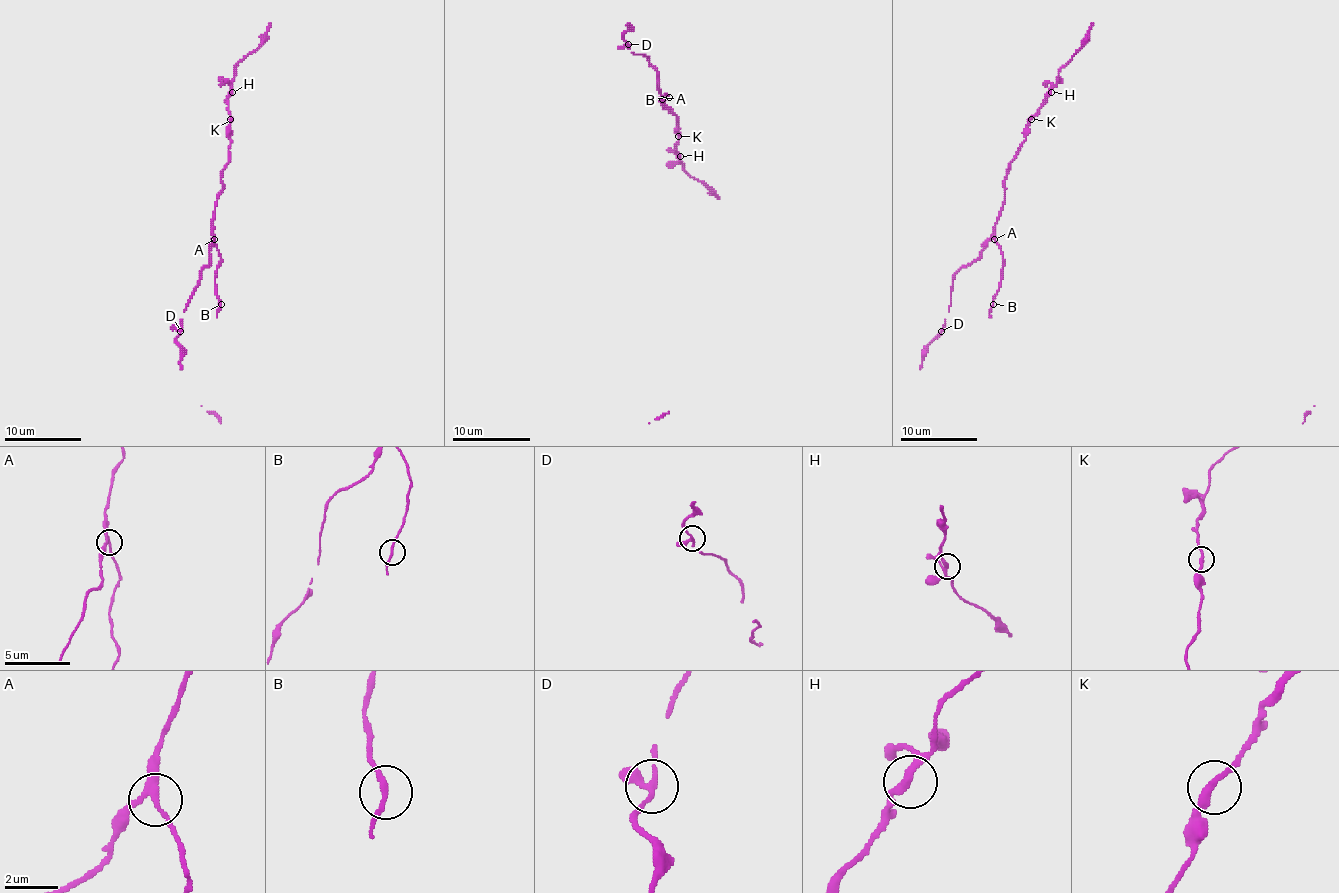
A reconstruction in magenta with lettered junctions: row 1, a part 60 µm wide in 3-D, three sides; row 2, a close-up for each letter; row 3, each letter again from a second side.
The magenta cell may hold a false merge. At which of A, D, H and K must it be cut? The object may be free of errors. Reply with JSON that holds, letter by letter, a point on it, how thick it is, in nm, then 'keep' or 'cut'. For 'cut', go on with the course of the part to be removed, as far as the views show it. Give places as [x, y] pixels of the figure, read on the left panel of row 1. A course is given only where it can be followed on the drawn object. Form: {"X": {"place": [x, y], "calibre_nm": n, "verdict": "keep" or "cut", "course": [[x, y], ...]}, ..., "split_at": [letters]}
{"A": {"place": [214, 239], "calibre_nm": 200, "verdict": "cut", "course": [[215, 238], [221, 261], [215, 286], [219, 300], [217, 317]]}, "D": {"place": [180, 331], "calibre_nm": 240, "verdict": "keep"}, "H": {"place": [232, 92], "calibre_nm": 240, "verdict": "keep"}, "K": {"place": [230, 119], "calibre_nm": 280, "verdict": "keep"}, "split_at": ["A"]}

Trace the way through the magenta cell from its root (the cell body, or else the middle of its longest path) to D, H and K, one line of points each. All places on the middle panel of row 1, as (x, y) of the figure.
D: (667, 97), (663, 103), (665, 107), (669, 107), (661, 97), (655, 68), (645, 56), (631, 52), (628, 44)
H: (667, 97), (663, 105), (669, 107), (661, 101), (676, 117), (676, 152), (680, 156)
K: (667, 97), (663, 105), (669, 107), (661, 101), (676, 117), (678, 136)

